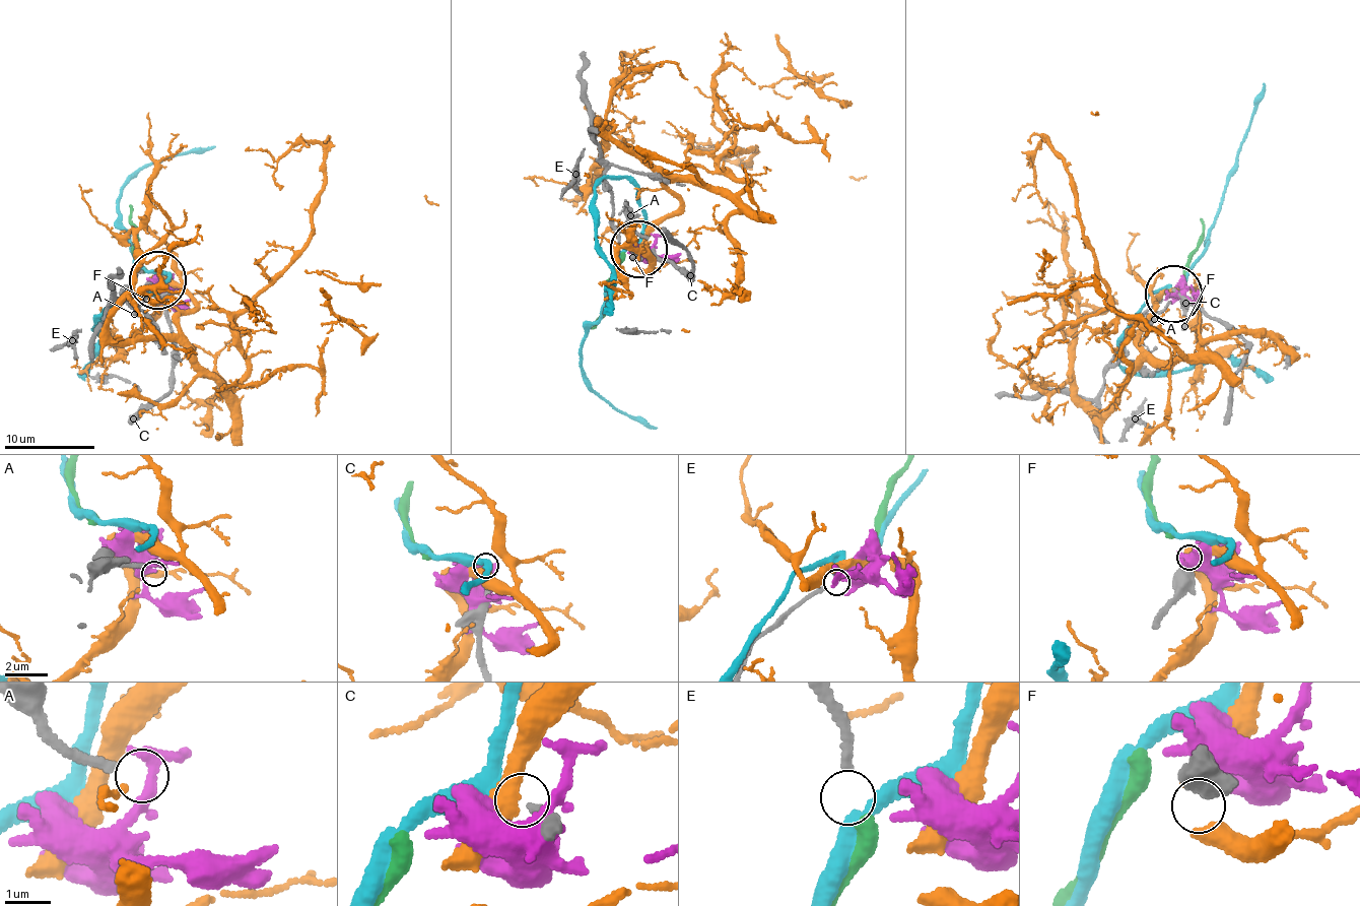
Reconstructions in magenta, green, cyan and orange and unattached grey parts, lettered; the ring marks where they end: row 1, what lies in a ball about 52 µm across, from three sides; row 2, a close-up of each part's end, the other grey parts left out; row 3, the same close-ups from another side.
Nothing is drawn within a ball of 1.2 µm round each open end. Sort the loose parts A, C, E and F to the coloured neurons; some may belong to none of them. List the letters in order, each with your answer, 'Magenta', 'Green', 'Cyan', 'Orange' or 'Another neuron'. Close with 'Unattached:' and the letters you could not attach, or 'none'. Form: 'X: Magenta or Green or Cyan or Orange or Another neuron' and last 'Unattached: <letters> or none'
A: Another neuron
C: Cyan
E: Green
F: Another neuron
Unattached: A, F

